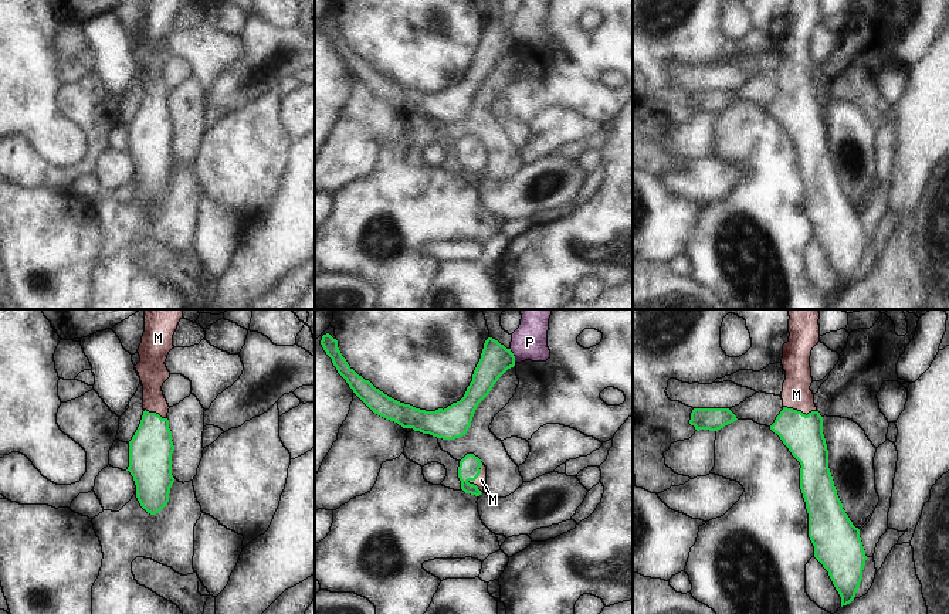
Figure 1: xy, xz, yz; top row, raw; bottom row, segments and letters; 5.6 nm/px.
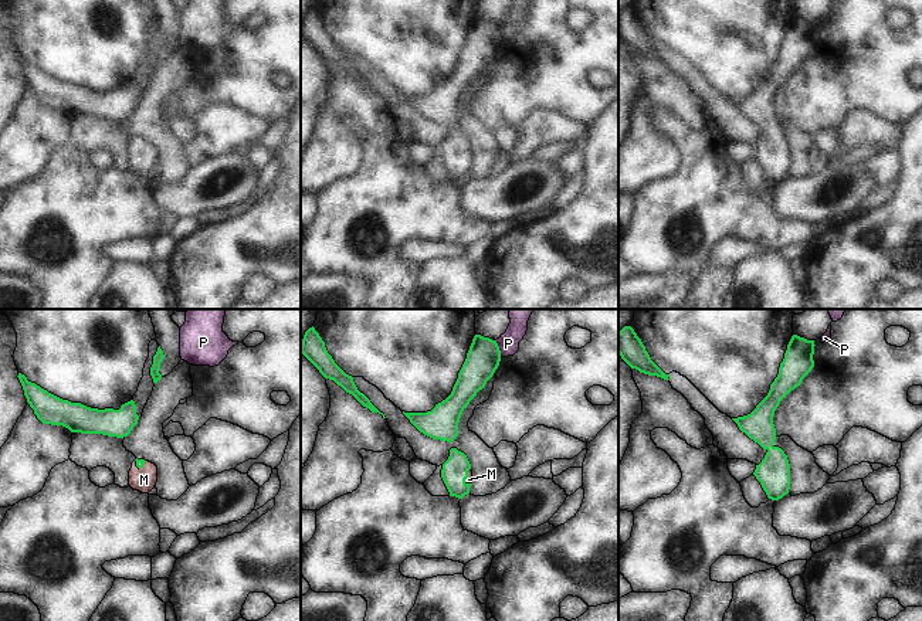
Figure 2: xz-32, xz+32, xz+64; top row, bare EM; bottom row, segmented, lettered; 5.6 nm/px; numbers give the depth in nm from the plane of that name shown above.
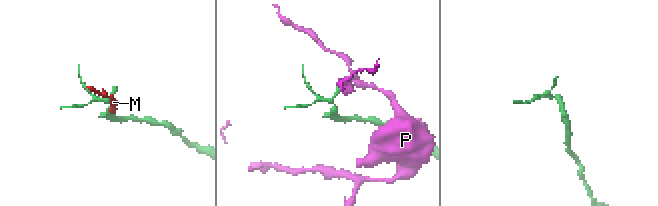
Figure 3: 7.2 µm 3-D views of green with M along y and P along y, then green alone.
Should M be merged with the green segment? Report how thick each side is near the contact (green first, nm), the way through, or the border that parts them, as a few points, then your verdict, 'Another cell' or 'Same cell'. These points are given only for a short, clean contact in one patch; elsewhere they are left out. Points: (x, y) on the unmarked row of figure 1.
Thickness 120 nm (green) against 60 nm. Path across: xz (468, 152), (477, 159), (481, 162). Same cell

